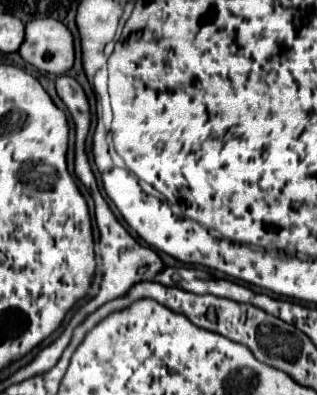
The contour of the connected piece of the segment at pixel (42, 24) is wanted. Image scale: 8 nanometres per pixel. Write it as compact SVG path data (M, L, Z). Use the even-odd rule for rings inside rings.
M34 18L34 20L26 22L26 34L24 34L24 42L22 42L18 54L28 64L32 64L34 68L38 68L42 72L66 74L74 64L74 38L72 38L70 30L60 20Z

